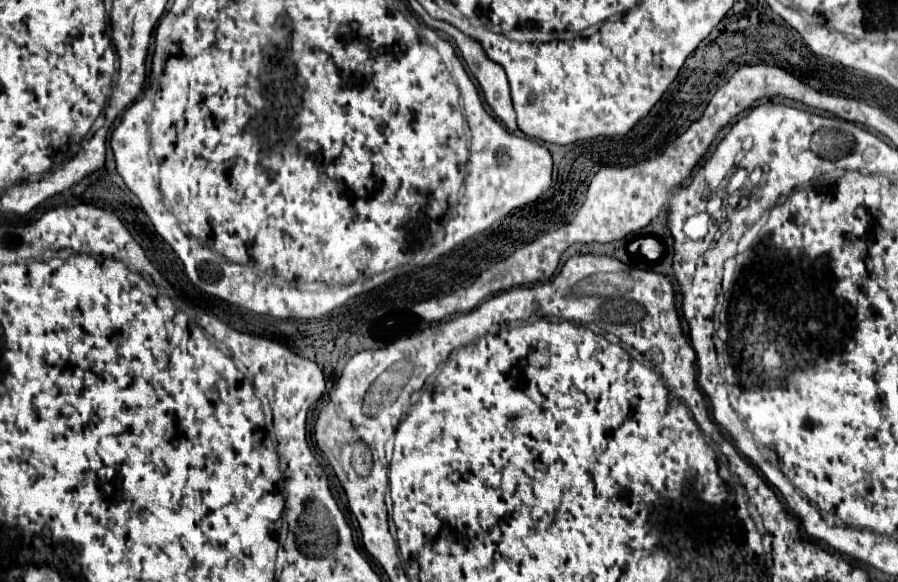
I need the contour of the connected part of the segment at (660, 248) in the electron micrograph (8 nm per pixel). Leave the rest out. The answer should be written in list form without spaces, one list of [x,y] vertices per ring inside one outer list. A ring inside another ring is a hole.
[[[638,237],[628,243],[627,250],[630,253],[640,254],[651,260],[651,262],[661,259],[665,253],[665,246],[656,237]]]

